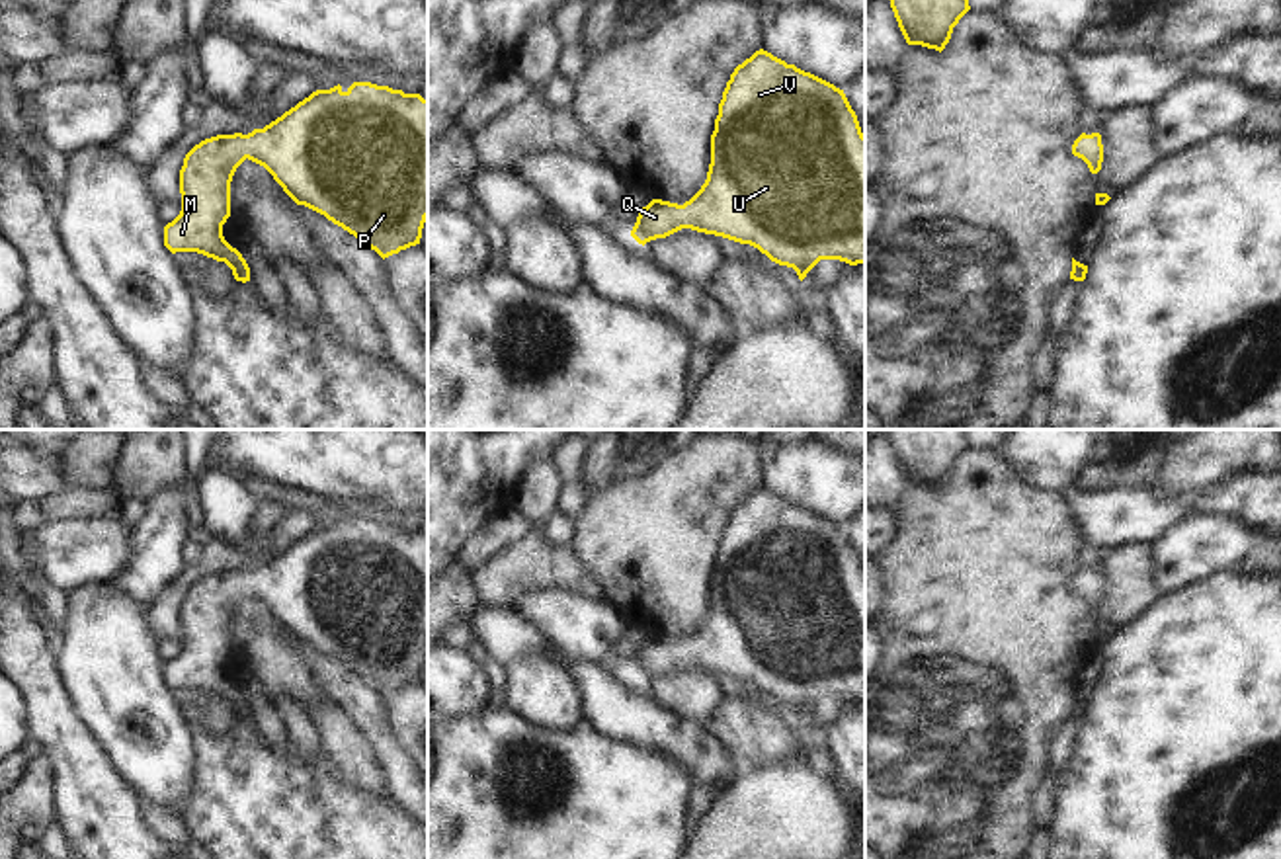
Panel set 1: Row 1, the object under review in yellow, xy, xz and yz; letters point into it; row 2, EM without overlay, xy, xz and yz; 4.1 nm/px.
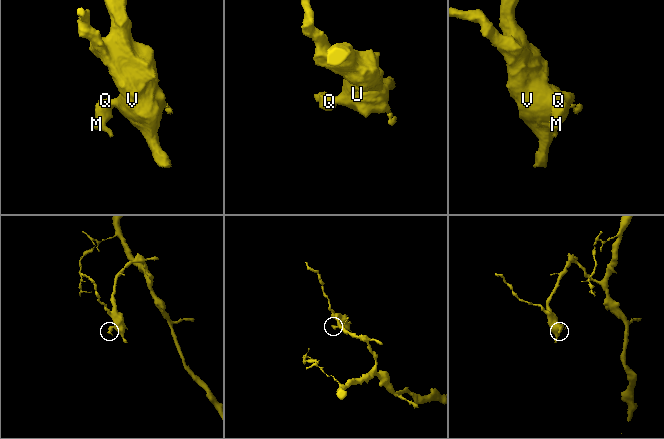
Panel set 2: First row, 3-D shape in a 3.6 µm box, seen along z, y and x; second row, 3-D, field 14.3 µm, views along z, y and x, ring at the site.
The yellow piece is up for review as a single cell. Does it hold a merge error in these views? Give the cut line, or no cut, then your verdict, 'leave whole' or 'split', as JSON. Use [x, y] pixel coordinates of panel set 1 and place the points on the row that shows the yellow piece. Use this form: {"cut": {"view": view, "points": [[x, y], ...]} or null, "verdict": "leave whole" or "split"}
{"cut": null, "verdict": "leave whole"}

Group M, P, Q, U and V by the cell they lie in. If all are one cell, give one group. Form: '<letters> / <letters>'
M P Q U V

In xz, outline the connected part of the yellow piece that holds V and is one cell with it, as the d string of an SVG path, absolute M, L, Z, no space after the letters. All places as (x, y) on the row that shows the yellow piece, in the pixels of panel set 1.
M764 49L756 51L750 59L738 64L730 74L730 80L726 82L723 100L719 103L719 115L715 119L715 131L711 135L711 164L705 184L683 205L652 199L646 207L640 209L631 236L644 246L650 240L666 238L682 228L691 228L740 244L750 244L765 254L771 262L793 267L801 281L820 260L840 260L849 266L865 264L865 135L861 133L857 115L851 109L844 90L810 72L797 68L795 64L787 64L785 61L773 57Z

